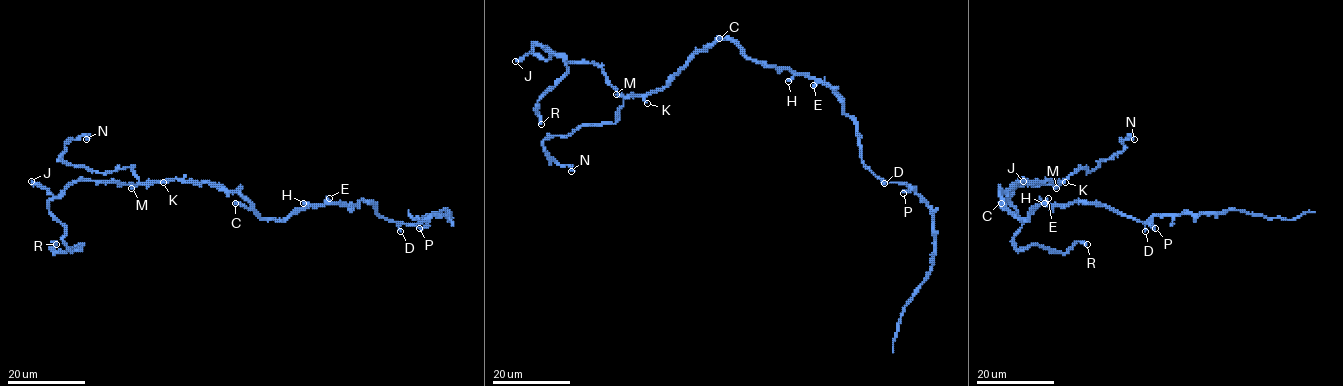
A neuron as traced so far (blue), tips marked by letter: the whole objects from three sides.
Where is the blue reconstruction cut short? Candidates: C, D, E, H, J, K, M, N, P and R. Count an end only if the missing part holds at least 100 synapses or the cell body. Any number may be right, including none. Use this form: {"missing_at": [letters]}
{"missing_at": []}

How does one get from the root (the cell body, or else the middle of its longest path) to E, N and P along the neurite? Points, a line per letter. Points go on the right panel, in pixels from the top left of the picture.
E: (1016, 216), (1027, 220), (1031, 209), (1046, 203), (1048, 198)
N: (1016, 216), (1002, 192), (1021, 181), (1059, 183), (1083, 167), (1093, 170), (1120, 153), (1128, 135), (1134, 139)
P: (1016, 216), (1027, 220), (1031, 209), (1040, 204), (1066, 204), (1080, 201), (1109, 206), (1155, 228)

